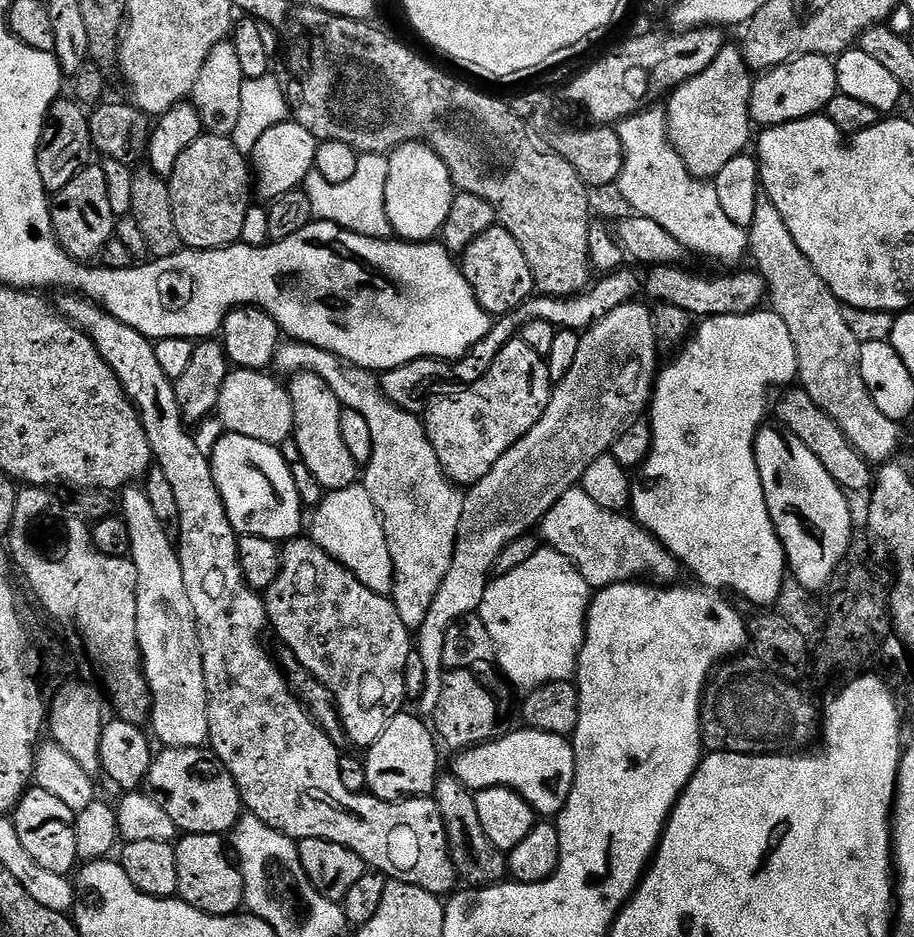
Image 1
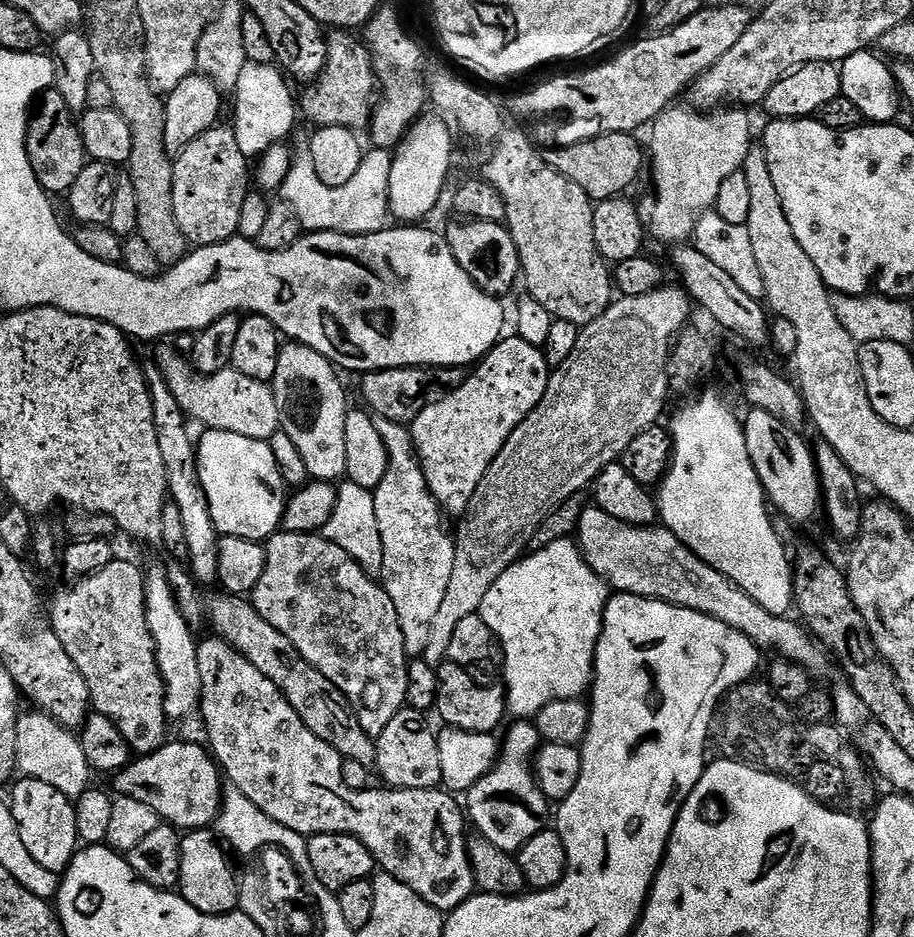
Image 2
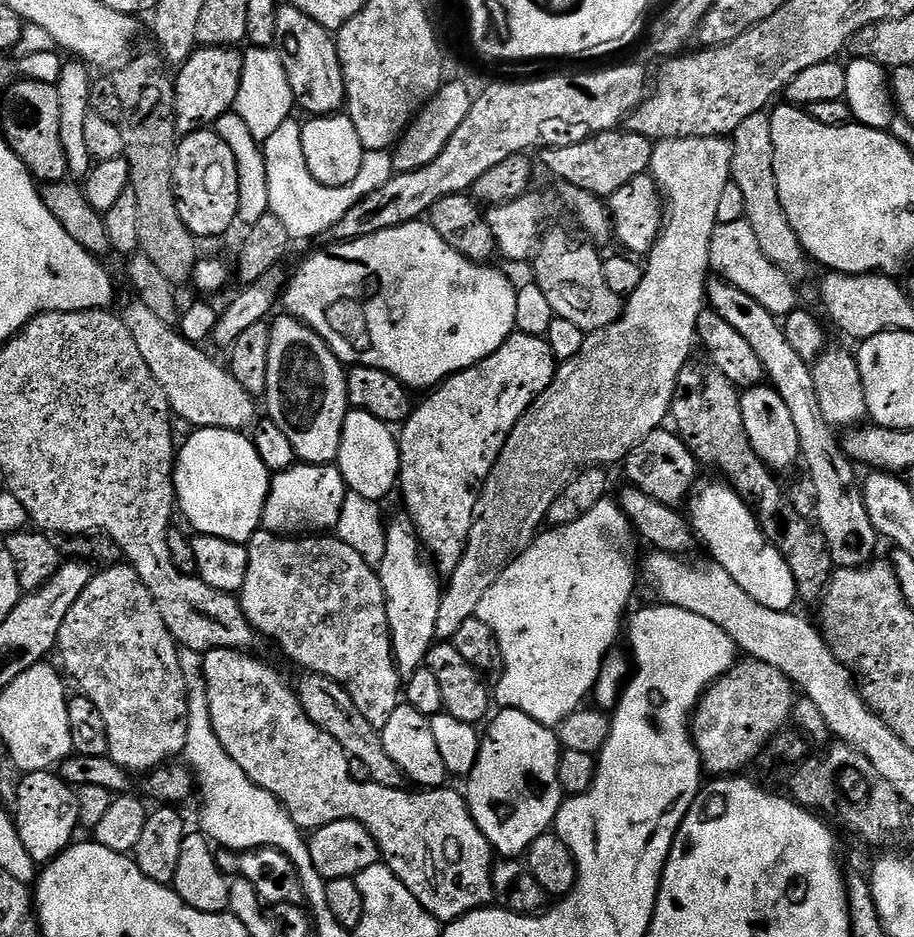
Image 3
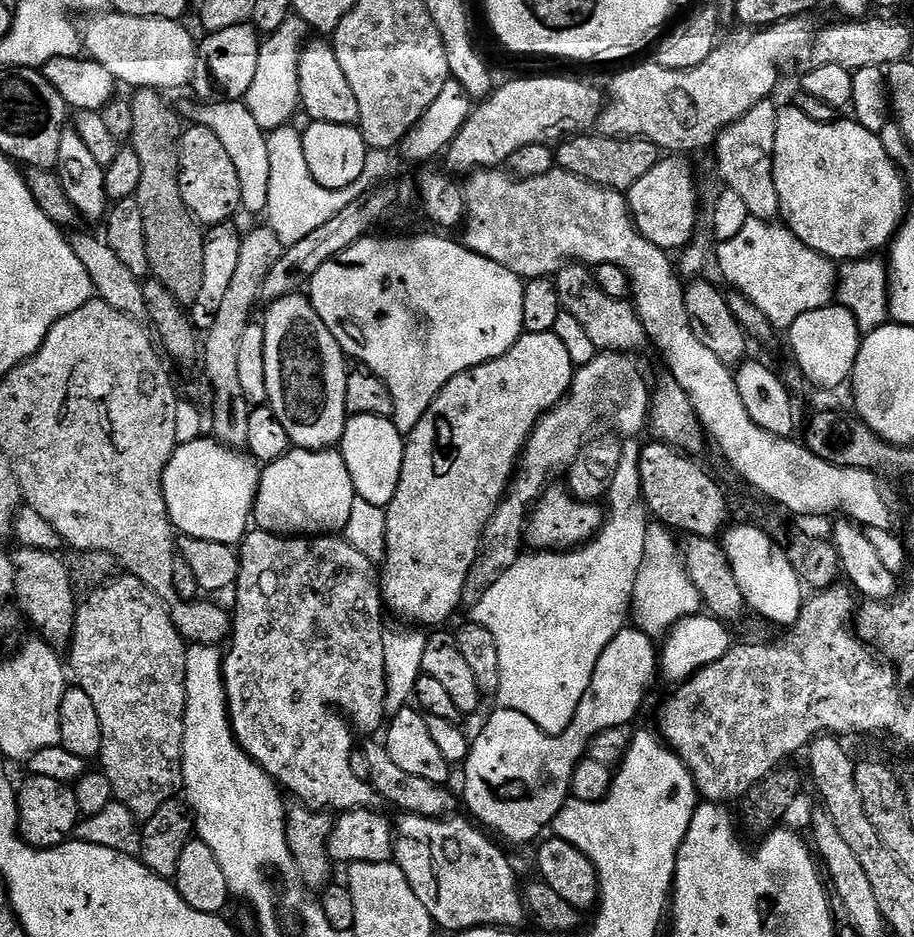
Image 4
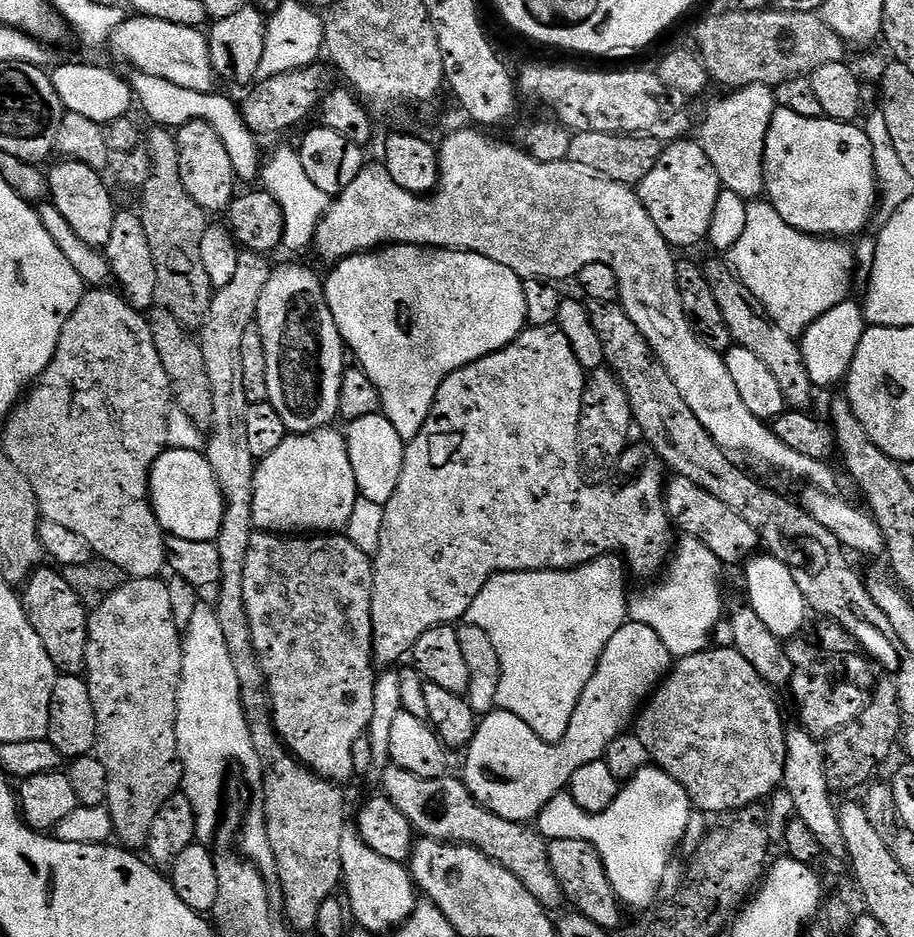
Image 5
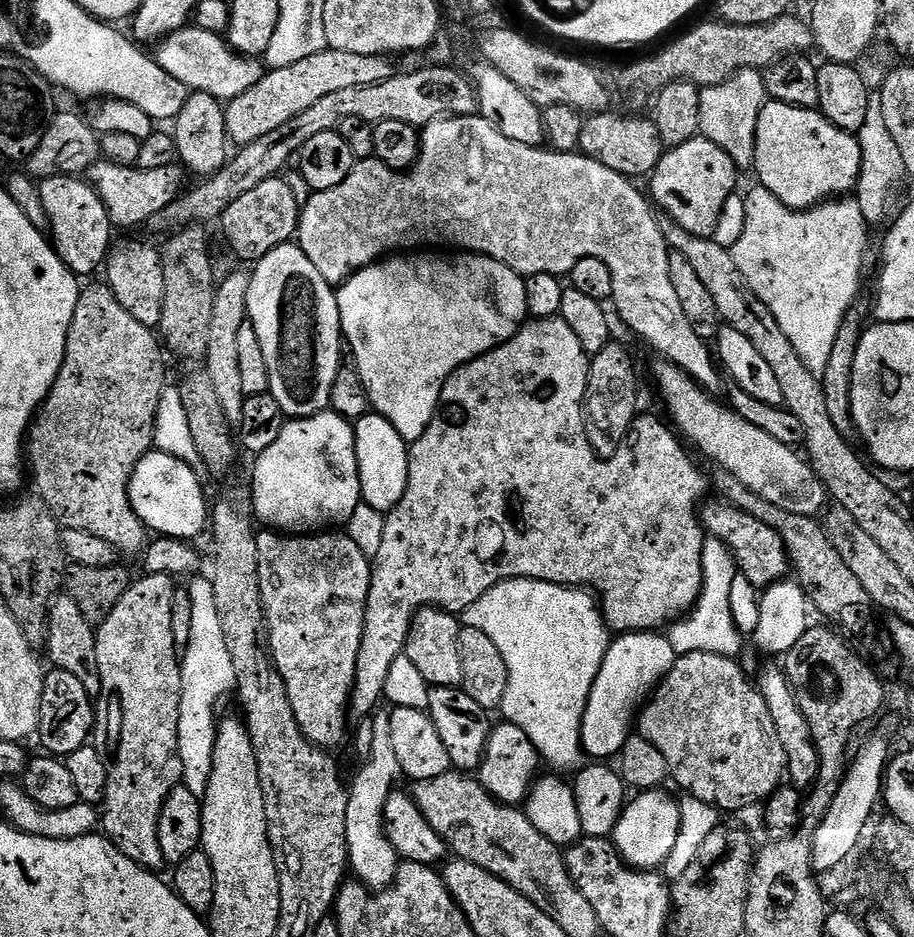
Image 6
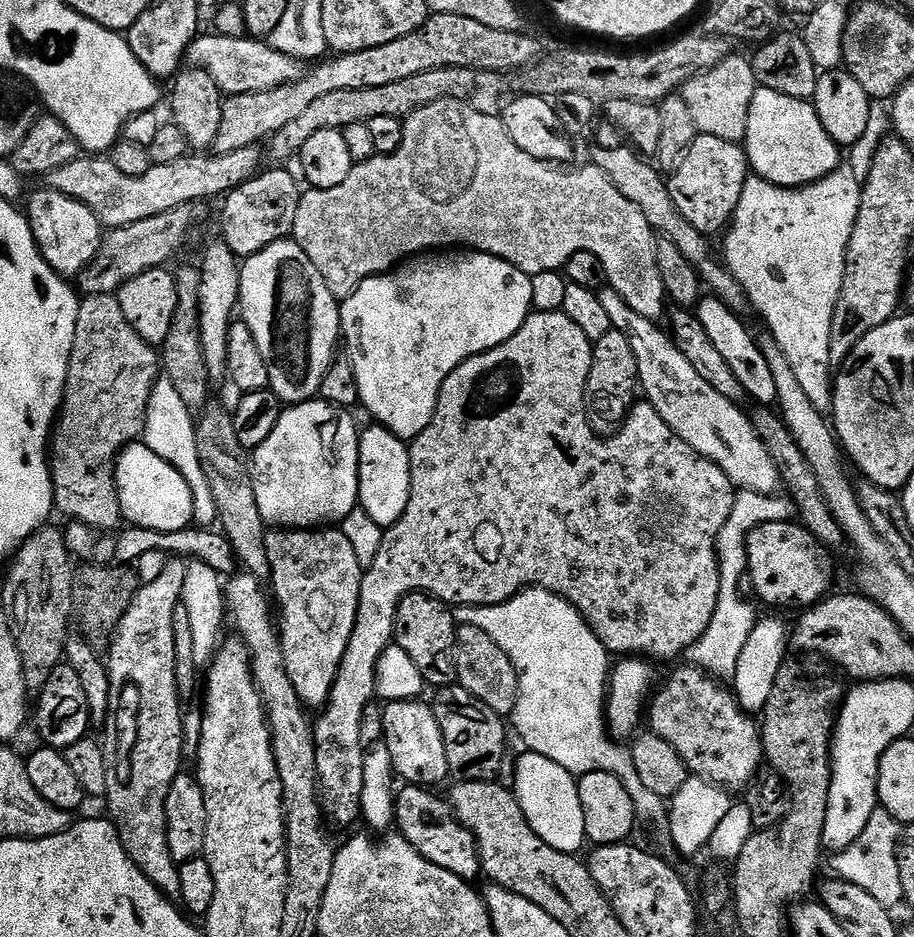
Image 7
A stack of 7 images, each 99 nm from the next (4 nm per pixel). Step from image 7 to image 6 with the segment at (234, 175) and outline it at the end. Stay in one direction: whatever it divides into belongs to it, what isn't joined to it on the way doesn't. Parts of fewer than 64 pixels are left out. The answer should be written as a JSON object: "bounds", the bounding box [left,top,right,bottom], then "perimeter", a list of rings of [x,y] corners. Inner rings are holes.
{"bounds":[86,158,185,228],"perimeter":[[[103,158],[91,164],[86,173],[86,179],[92,188],[102,198],[108,211],[108,217],[113,225],[120,228],[136,228],[139,224],[147,225],[166,206],[176,201],[176,197],[185,191],[183,167],[171,164],[162,170],[142,170],[138,167],[118,166]]]}

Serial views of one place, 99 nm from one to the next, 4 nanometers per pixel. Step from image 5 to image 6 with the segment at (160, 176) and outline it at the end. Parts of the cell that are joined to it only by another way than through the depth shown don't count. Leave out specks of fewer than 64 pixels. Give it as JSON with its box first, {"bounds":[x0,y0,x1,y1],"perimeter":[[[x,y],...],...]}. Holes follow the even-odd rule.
{"bounds":[158,226,218,362],"perimeter":[[[187,226],[175,231],[161,247],[165,295],[158,332],[165,349],[186,362],[204,360],[206,342],[210,342],[210,318],[214,318],[218,276],[212,273],[212,260],[208,257],[208,240],[204,232],[203,227]]]}

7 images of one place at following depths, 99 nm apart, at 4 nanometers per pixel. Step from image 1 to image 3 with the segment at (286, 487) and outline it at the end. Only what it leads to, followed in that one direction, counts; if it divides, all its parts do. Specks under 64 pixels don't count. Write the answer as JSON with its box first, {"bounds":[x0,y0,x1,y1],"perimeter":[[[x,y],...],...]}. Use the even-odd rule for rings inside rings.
{"bounds":[172,428,272,545],"perimeter":[[[235,428],[195,429],[179,445],[176,473],[172,477],[176,483],[176,503],[192,523],[193,533],[247,545],[253,534],[261,531],[272,476],[243,431]]]}

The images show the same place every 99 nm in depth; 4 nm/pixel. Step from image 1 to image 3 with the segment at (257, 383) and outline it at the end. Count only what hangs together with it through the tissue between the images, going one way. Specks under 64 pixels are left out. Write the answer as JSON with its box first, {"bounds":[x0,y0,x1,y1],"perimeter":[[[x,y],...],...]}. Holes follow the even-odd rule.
{"bounds":[122,303,257,430],"perimeter":[[[142,303],[128,304],[122,311],[124,324],[134,334],[134,343],[150,366],[150,374],[158,378],[158,386],[166,390],[173,413],[193,429],[235,428],[248,430],[257,423],[257,401],[232,377],[231,371],[216,360],[211,360],[203,347],[187,341],[173,325],[162,322],[154,310]]]}

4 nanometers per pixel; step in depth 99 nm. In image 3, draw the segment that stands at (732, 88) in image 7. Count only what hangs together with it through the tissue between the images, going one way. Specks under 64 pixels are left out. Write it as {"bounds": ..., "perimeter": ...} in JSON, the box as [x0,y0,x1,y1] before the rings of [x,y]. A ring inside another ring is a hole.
{"bounds":[730,113,806,270],"perimeter":[[[769,113],[750,114],[750,118],[738,126],[730,139],[731,181],[742,190],[745,198],[744,219],[748,221],[750,230],[754,230],[754,238],[758,238],[760,252],[766,254],[766,258],[770,258],[779,268],[793,270],[806,260],[806,253],[800,245],[798,234],[794,234],[790,226],[790,218],[786,218],[786,210],[782,210],[782,198],[778,198],[778,178],[774,178],[774,138],[770,138]]]}

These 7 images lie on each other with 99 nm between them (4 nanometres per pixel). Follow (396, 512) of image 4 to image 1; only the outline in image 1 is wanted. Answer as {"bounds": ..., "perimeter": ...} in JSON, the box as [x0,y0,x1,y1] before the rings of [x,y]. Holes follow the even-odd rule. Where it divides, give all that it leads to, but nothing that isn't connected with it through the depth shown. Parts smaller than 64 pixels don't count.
{"bounds":[422,338,554,486],"perimeter":[[[522,338],[514,339],[501,350],[498,358],[494,358],[494,366],[490,366],[482,382],[474,382],[474,386],[462,390],[462,394],[443,396],[428,405],[422,416],[424,428],[428,431],[430,442],[438,454],[442,470],[453,484],[471,486],[486,478],[494,462],[498,462],[498,458],[502,458],[502,454],[506,454],[506,450],[510,450],[510,446],[514,446],[514,442],[524,437],[534,426],[534,422],[542,418],[552,397],[554,381],[548,373],[545,357],[536,352],[539,351]]]}

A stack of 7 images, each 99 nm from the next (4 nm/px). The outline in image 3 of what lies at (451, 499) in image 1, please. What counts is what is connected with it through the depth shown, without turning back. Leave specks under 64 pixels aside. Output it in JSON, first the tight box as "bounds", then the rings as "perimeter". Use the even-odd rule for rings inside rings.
{"bounds":[378,518,442,678],"perimeter":[[[401,518],[387,525],[386,554],[380,563],[378,575],[382,582],[382,595],[388,599],[386,614],[392,631],[396,668],[401,677],[407,678],[425,667],[428,651],[437,643],[438,606],[442,595],[441,577],[433,561],[426,555],[411,520]]]}

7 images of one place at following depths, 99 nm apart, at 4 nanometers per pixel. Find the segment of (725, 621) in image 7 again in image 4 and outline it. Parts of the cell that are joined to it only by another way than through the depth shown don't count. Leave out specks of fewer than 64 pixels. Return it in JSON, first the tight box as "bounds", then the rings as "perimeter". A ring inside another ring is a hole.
{"bounds":[629,522,703,638],"perimeter":[[[659,522],[649,525],[645,553],[638,566],[637,581],[634,582],[629,612],[631,623],[640,632],[653,638],[665,635],[680,620],[697,615],[703,609],[703,600],[685,569],[679,541],[673,536],[673,531]]]}

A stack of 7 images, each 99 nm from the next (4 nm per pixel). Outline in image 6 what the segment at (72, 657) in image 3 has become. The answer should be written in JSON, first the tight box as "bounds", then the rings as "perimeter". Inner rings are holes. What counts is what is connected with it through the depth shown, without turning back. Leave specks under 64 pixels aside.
{"bounds":[94,574,184,873],"perimeter":[[[166,574],[141,577],[133,579],[118,606],[96,628],[100,695],[94,704],[94,740],[108,761],[103,835],[130,862],[159,873],[165,867],[162,846],[158,846],[162,802],[184,779],[178,750],[181,657],[170,630],[170,606],[174,606],[178,584]]]}

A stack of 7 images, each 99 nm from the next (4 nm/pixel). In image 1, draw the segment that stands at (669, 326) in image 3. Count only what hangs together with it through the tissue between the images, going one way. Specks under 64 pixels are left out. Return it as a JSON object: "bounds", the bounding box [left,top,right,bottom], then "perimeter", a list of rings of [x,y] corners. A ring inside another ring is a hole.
{"bounds":[414,46,754,713],"perimeter":[[[725,46],[702,74],[672,89],[666,103],[668,138],[691,176],[711,181],[731,159],[747,149],[744,147],[754,129],[754,121],[748,115],[753,83],[743,51]],[[633,302],[618,306],[618,310],[610,310],[606,318],[598,321],[593,328],[581,335],[578,354],[574,358],[574,366],[553,387],[552,397],[538,422],[522,437],[482,478],[471,485],[464,496],[462,518],[458,522],[456,549],[450,562],[450,570],[446,578],[442,578],[442,586],[438,586],[438,594],[434,594],[434,602],[430,602],[430,610],[426,614],[426,622],[414,636],[414,651],[422,658],[422,666],[426,668],[426,686],[418,704],[435,713],[438,698],[442,694],[444,681],[444,647],[448,628],[454,626],[464,616],[473,615],[479,609],[484,592],[488,589],[490,577],[496,567],[498,554],[510,546],[518,538],[529,535],[543,520],[544,516],[571,488],[583,481],[590,462],[599,456],[611,453],[614,442],[629,426],[645,415],[652,402],[652,389],[656,387],[658,363],[656,364],[656,324],[652,320],[652,308],[647,303]]]}

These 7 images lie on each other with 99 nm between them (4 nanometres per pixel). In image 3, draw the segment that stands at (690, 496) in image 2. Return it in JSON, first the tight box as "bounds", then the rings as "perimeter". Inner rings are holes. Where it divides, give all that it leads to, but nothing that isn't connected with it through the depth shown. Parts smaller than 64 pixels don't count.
{"bounds":[690,483,797,612],"perimeter":[[[727,483],[712,484],[709,488],[704,488],[695,493],[691,501],[692,512],[690,511],[690,523],[698,537],[699,543],[708,547],[708,552],[713,561],[721,564],[731,576],[736,577],[738,586],[754,598],[754,602],[762,602],[770,610],[787,612],[793,607],[792,603],[797,603],[796,579],[794,574],[790,574],[790,566],[782,558],[782,554],[775,546],[764,537],[764,531],[760,529],[760,523],[756,520],[754,513],[745,504],[739,494],[734,491]]]}

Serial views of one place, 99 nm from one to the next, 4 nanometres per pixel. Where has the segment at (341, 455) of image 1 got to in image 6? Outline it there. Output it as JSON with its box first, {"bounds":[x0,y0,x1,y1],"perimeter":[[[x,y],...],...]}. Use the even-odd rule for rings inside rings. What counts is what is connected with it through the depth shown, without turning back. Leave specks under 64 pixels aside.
{"bounds":[246,242,342,417],"perimeter":[[[296,242],[270,250],[266,258],[255,261],[253,268],[256,269],[251,269],[250,290],[246,294],[247,323],[254,326],[258,342],[262,342],[262,350],[266,353],[266,367],[270,370],[268,392],[276,399],[278,406],[282,406],[285,417],[313,416],[325,411],[330,402],[330,386],[334,386],[334,378],[338,378],[338,370],[342,367],[342,333],[336,288],[328,284],[322,274],[318,274],[314,262],[306,258]]]}

